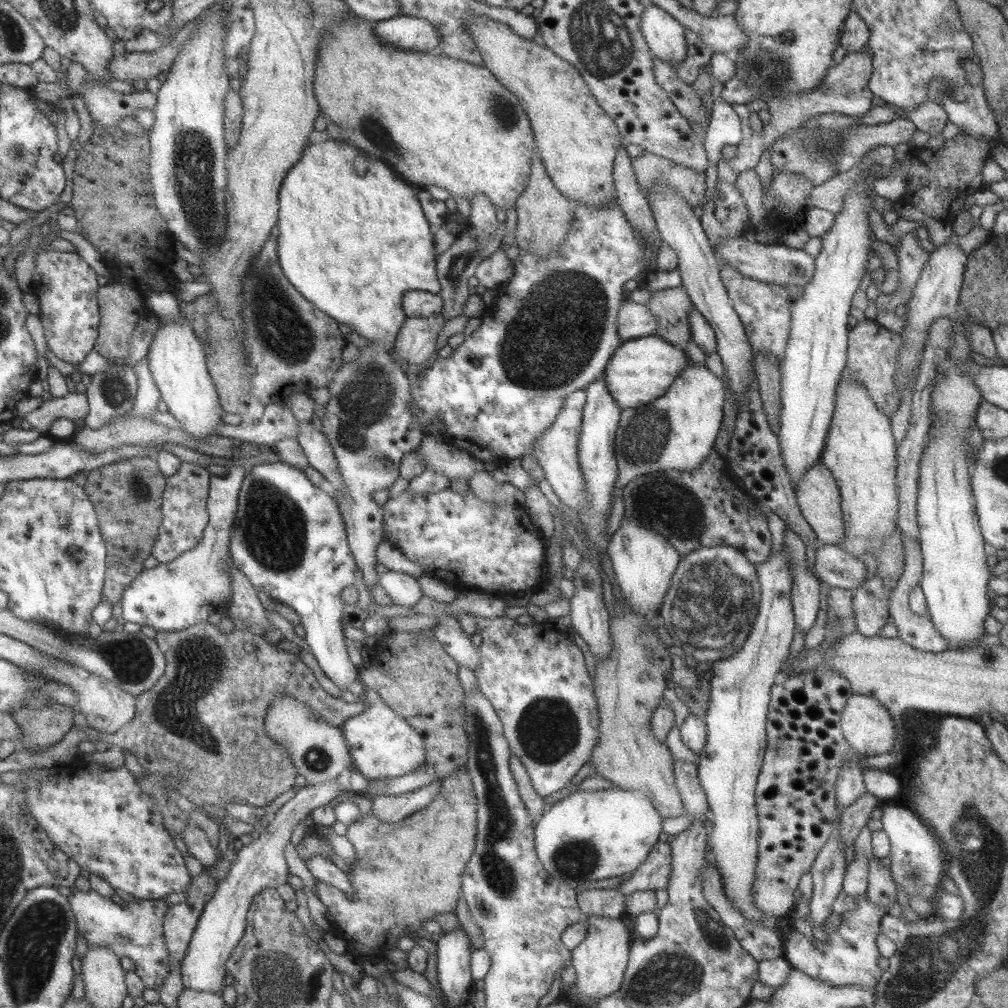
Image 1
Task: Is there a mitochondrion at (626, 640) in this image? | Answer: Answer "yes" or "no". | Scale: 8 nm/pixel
no

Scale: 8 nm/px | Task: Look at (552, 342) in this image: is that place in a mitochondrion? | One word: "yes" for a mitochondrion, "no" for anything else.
yes

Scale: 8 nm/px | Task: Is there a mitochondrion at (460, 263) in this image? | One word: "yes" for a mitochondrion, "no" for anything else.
yes

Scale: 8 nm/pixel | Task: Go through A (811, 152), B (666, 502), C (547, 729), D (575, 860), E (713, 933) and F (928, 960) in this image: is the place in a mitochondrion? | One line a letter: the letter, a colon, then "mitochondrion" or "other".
A: mitochondrion
B: mitochondrion
C: mitochondrion
D: mitochondrion
E: mitochondrion
F: mitochondrion

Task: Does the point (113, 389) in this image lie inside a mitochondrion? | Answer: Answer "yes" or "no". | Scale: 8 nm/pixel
yes

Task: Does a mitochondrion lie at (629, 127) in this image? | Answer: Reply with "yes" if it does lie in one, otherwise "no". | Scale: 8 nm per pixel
no

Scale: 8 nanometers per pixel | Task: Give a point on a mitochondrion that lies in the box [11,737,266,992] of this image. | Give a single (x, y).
(123, 937)

